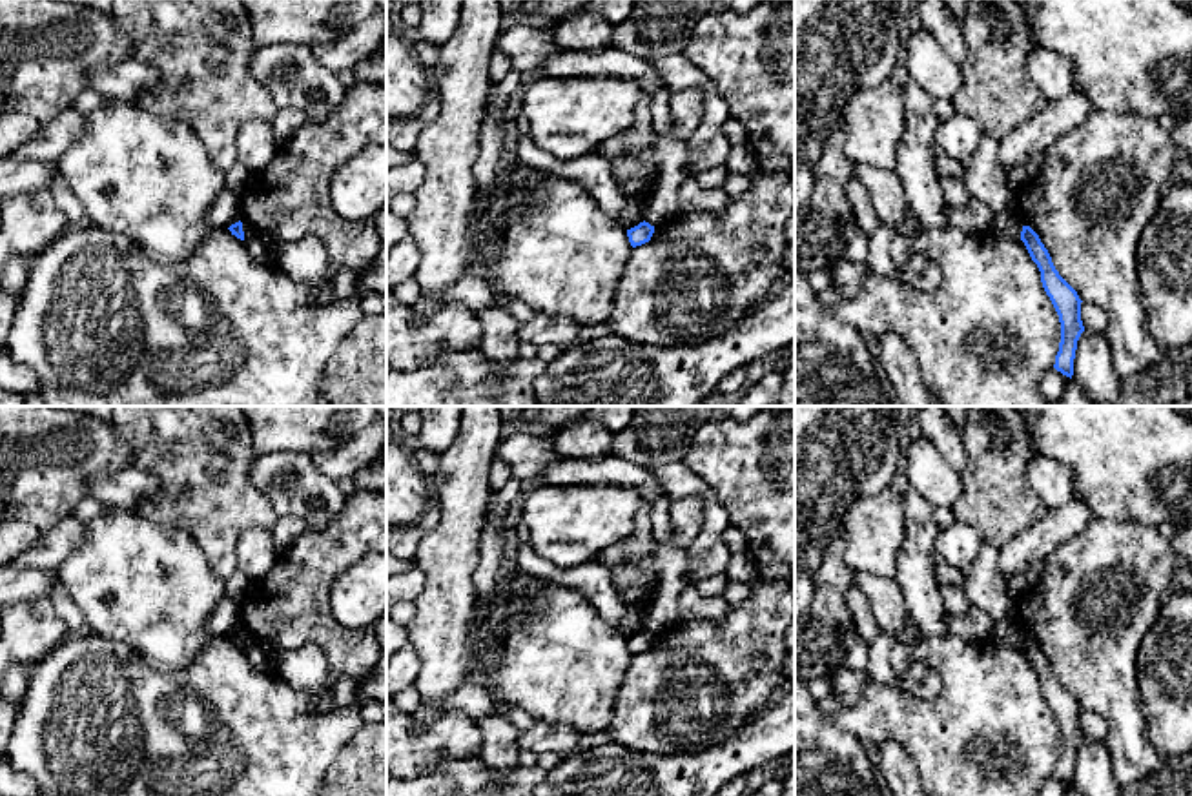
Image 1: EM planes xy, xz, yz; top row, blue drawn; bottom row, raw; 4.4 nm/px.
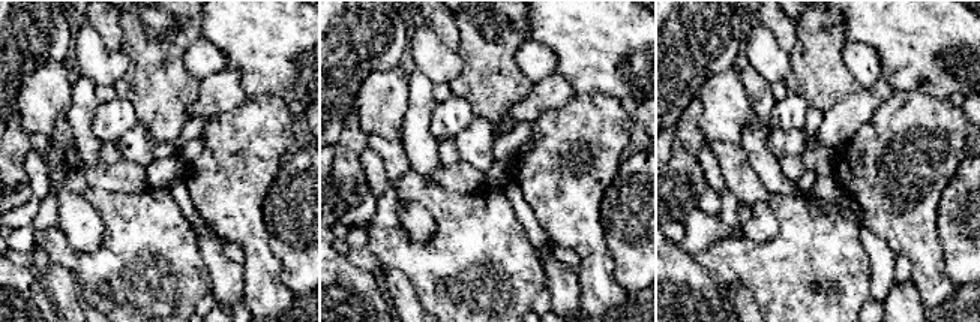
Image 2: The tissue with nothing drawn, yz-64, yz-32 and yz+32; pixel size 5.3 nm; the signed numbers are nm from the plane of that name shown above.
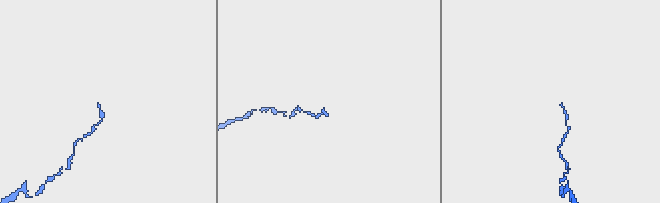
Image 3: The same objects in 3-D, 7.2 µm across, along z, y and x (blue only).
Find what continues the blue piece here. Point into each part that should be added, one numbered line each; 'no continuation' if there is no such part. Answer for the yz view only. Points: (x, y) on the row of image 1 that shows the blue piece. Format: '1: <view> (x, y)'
no continuation

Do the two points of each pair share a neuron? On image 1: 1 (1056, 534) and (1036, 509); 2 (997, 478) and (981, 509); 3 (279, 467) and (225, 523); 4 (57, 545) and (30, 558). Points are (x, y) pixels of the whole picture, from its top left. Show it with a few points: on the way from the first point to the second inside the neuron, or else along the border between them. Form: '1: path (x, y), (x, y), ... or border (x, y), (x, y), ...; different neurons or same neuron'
1: border (1050, 510), (1007, 541); different neurons
2: path (994, 485), (994, 496), (988, 501); same neuron
3: border (256, 456), (248, 469), (248, 479), (281, 518); different neurons
4: path (50, 552), (37, 556); same neuron

